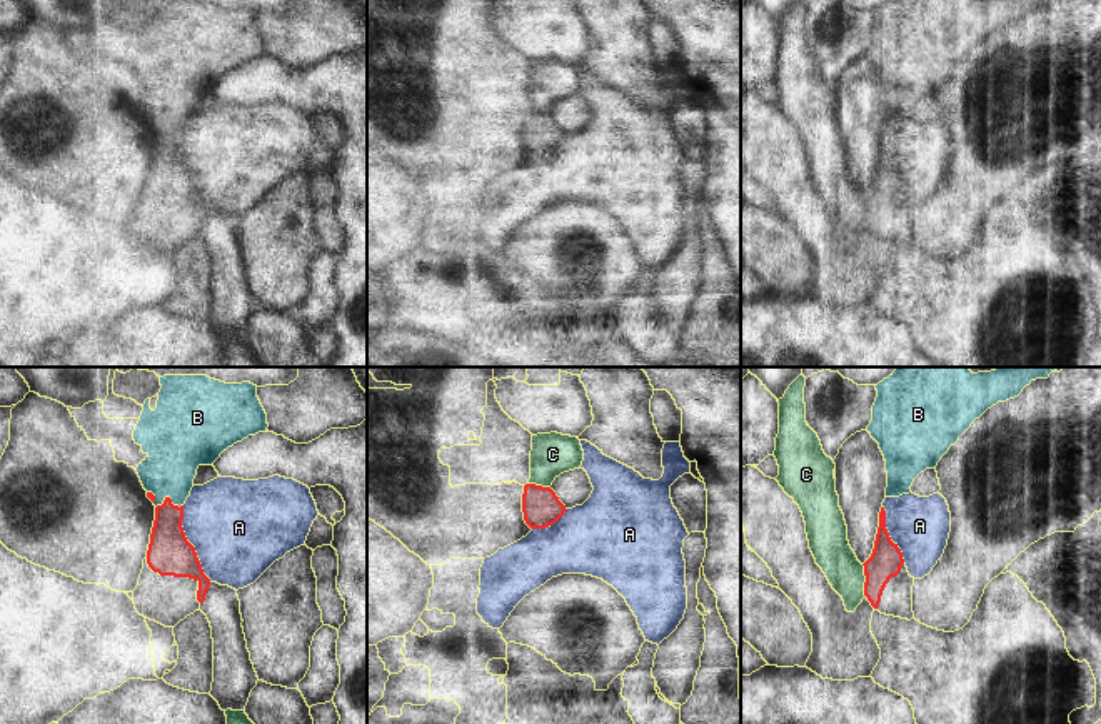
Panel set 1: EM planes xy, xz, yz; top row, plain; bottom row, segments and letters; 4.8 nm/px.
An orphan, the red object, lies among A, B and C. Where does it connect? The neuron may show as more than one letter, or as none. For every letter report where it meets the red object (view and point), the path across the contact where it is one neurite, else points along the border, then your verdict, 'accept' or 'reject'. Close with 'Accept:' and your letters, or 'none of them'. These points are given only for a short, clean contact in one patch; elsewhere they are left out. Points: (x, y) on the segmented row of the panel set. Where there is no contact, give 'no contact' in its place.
A: contact xy (191, 544); border xy (182, 506), (184, 536), (194, 548), (202, 573), (211, 581); reject
B: contact xy (169, 497); way xy (169, 549), (169, 497), (169, 469), (175, 447); accept
C: contact yz (866, 581); reject
Accept: B

